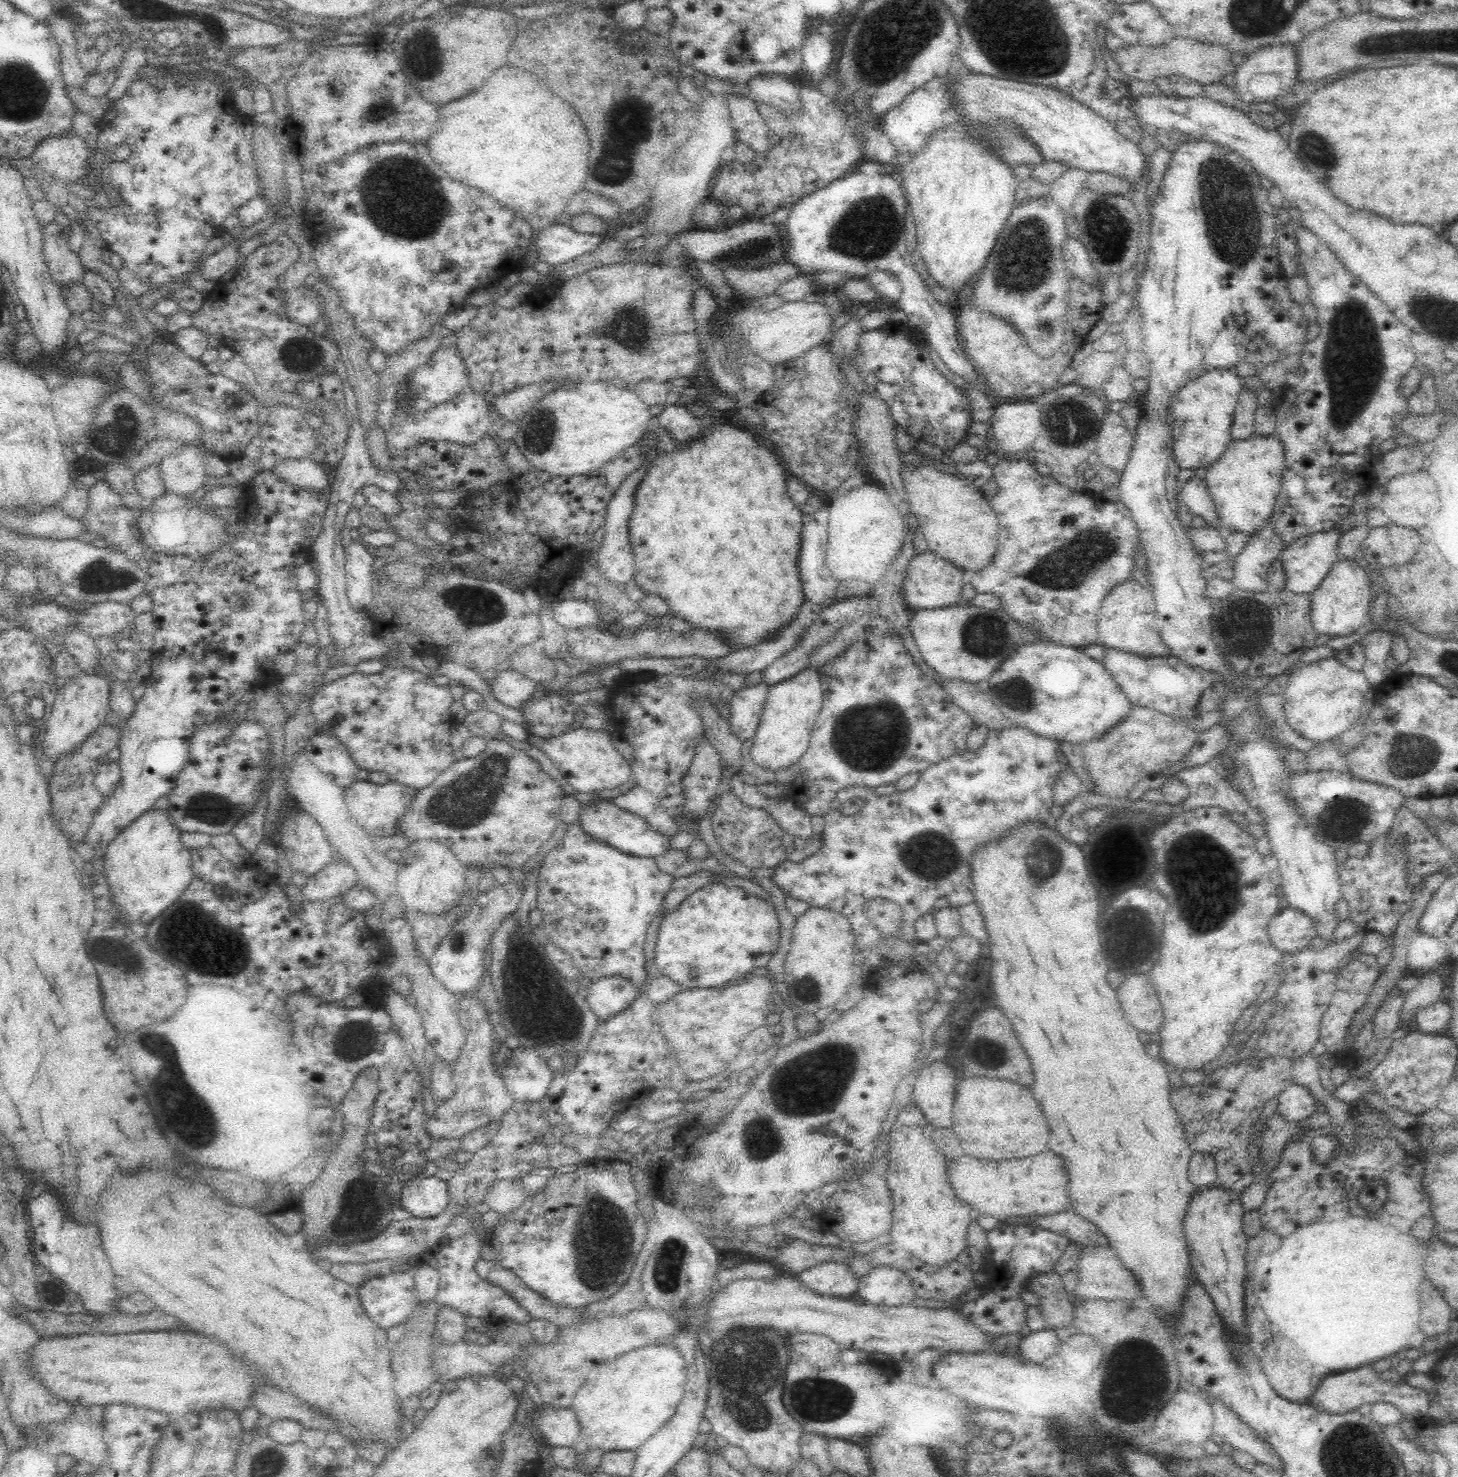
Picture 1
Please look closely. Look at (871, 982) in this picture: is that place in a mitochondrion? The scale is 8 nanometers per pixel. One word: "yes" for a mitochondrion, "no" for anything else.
no

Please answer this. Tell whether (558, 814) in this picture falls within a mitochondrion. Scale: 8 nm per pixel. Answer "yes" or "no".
no

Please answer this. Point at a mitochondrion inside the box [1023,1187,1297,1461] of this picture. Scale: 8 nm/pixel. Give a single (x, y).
(1134, 1394)

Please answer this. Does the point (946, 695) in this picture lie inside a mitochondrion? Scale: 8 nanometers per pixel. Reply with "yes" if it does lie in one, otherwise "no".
no

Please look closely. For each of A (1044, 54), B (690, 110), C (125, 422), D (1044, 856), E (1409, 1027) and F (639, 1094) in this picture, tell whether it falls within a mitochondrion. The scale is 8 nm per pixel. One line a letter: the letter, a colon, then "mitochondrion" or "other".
A: mitochondrion
B: other
C: mitochondrion
D: mitochondrion
E: other
F: other

